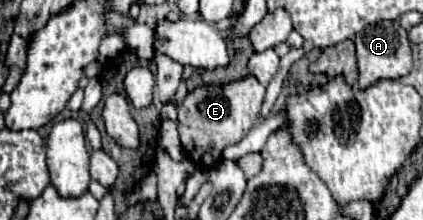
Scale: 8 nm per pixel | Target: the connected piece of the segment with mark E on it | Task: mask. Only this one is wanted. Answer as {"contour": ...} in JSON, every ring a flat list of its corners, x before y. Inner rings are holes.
{"contour":[[254,77,228,83,226,87,198,87,196,91,188,93,178,109,178,131,184,151,194,151,192,159,204,169,212,167,220,159,218,151,224,151,228,145,236,145,258,123,264,93,266,87],[200,151,204,151,204,155,200,155]]}

